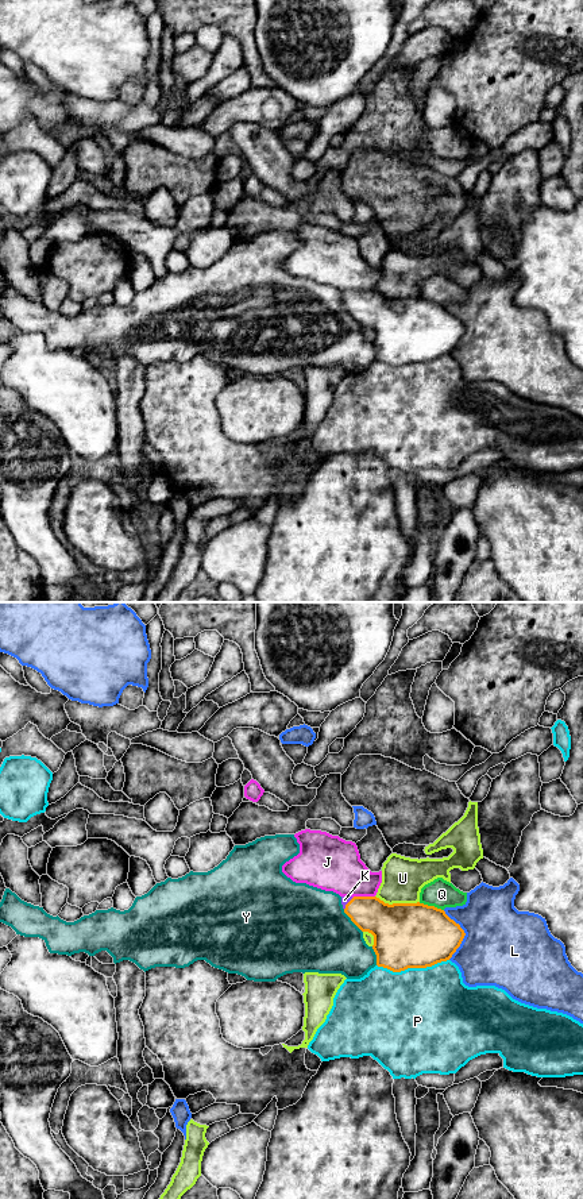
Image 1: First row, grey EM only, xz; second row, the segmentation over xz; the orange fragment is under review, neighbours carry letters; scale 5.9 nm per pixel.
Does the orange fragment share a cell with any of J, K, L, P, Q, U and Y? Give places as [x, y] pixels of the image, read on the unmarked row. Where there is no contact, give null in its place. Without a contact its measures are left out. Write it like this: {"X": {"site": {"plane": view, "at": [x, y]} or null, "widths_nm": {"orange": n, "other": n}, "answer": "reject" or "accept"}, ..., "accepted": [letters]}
{"J": {"site": {"plane": "xz", "at": [363, 292]}, "widths_nm": {"orange": 260, "other": 300}, "answer": "reject"}, "K": {"site": {"plane": "xz", "at": [347, 299]}, "widths_nm": {"orange": 220, "other": 50}, "answer": "accept"}, "L": {"site": {"plane": "xz", "at": [464, 330]}, "widths_nm": {"orange": 360, "other": 480}, "answer": "reject"}, "P": {"site": {"plane": "xz", "at": [412, 362]}, "widths_nm": {"orange": 380, "other": 480}, "answer": "reject"}, "Q": {"site": {"plane": "xz", "at": [431, 301]}, "widths_nm": {"orange": 380, "other": 170}, "answer": "reject"}, "U": {"site": {"plane": "xz", "at": [397, 299]}, "widths_nm": {"orange": 380, "other": 260}, "answer": "reject"}, "Y": {"site": {"plane": "xz", "at": [351, 315]}, "widths_nm": {"orange": 260, "other": 460}, "answer": "reject"}, "accepted": ["K"]}

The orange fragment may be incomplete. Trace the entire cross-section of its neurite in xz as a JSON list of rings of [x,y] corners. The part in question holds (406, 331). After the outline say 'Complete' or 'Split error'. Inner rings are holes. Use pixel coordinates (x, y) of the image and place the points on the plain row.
[[[341,292],[344,308],[374,331],[377,361],[393,367],[447,356],[466,328],[444,305],[424,298],[385,298],[377,292]]]. Split error

